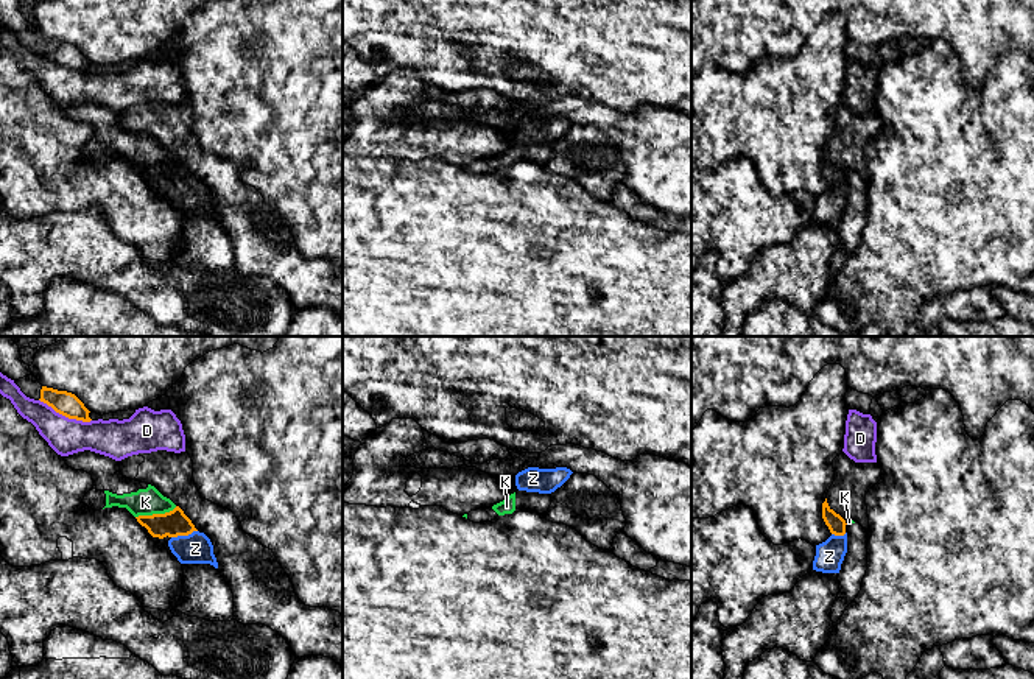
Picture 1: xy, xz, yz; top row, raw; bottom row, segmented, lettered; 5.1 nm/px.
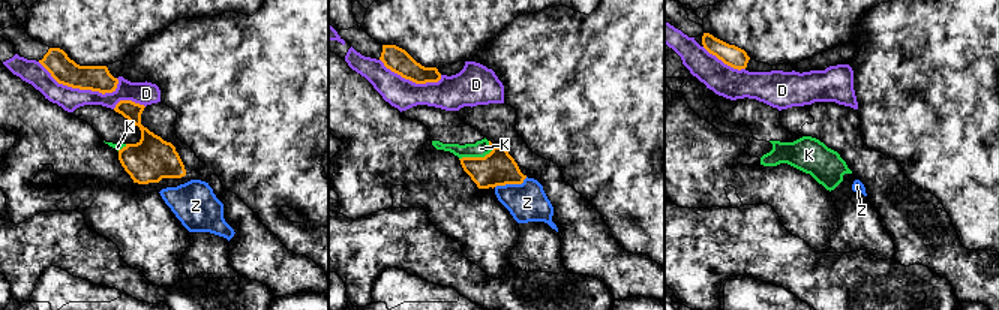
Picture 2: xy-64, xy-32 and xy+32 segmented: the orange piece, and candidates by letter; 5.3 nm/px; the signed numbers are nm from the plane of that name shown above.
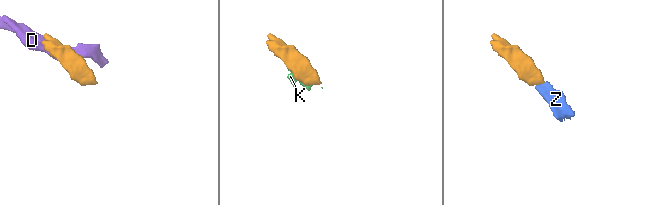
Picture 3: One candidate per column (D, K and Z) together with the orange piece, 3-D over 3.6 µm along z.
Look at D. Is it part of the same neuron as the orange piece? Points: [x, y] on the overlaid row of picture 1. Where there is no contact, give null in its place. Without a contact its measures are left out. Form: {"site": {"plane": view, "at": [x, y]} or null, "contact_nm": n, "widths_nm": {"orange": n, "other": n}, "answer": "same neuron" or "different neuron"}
{"site": {"plane": "xy", "at": [66, 416]}, "contact_nm": 300, "widths_nm": {"orange": 120, "other": 190}, "answer": "different neuron"}

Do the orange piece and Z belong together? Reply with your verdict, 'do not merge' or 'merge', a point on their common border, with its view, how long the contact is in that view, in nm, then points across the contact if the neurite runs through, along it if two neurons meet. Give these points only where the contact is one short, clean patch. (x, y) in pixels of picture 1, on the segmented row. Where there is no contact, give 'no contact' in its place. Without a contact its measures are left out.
merge | xy (184, 534) | 140 nm | across xy (173, 524), (184, 534), (195, 548)

